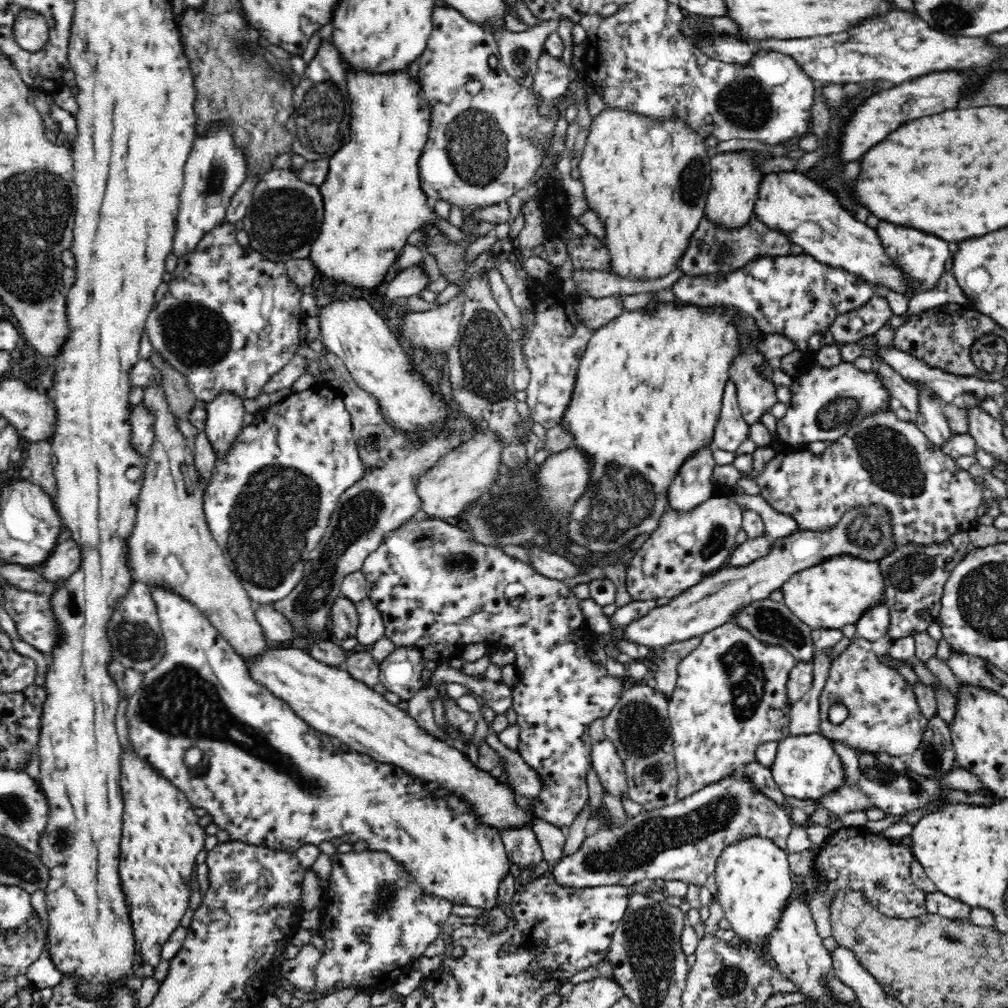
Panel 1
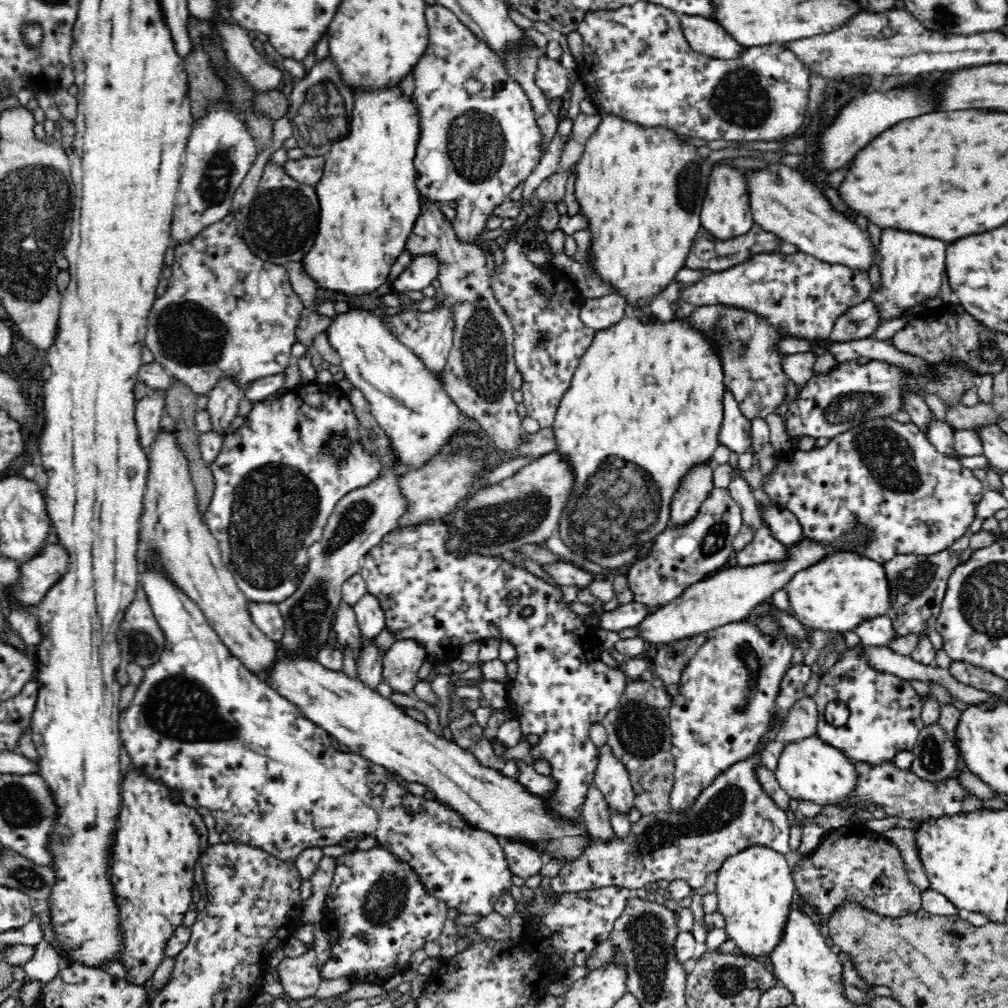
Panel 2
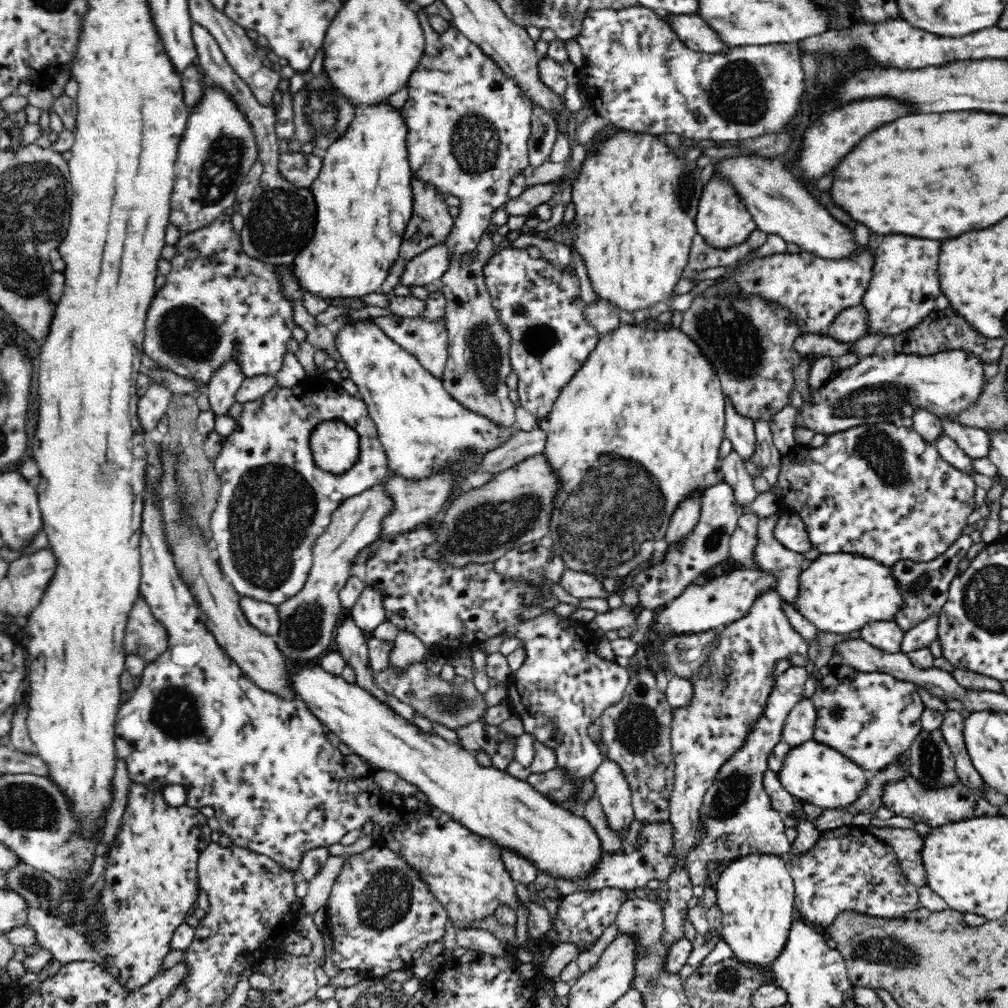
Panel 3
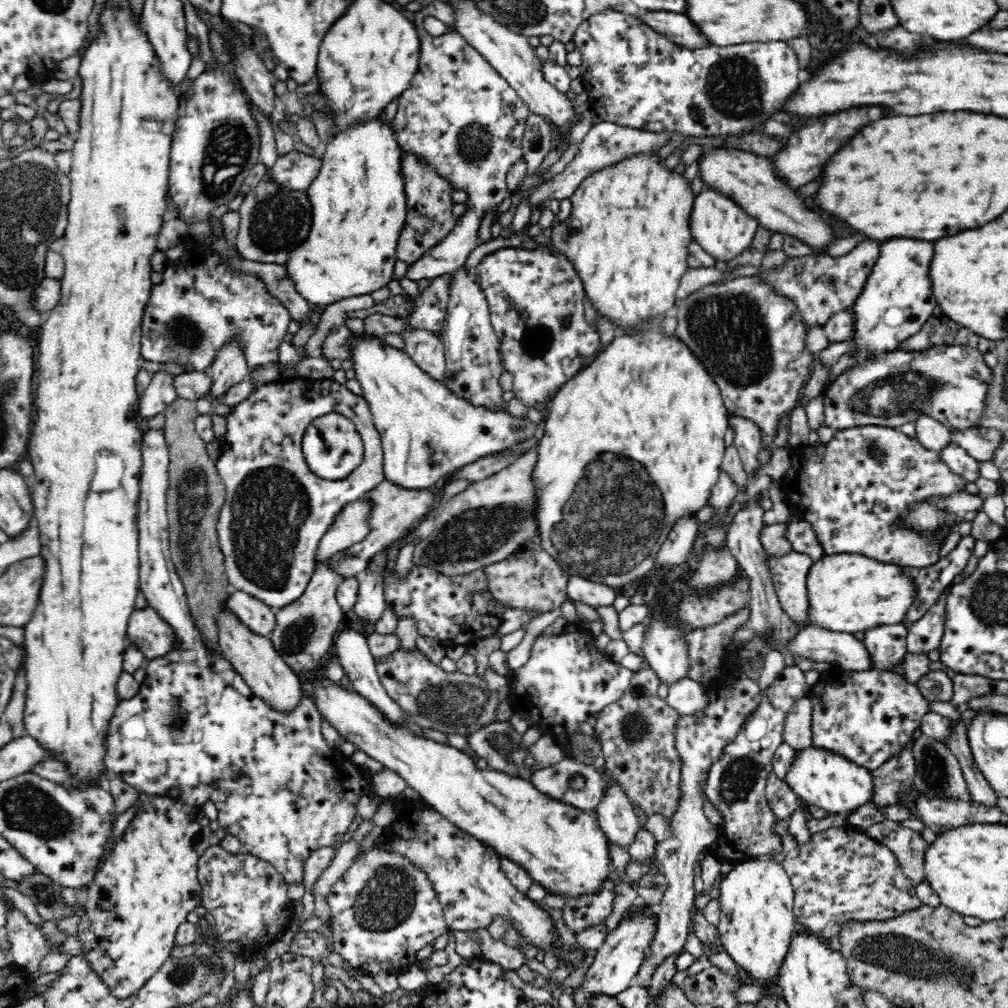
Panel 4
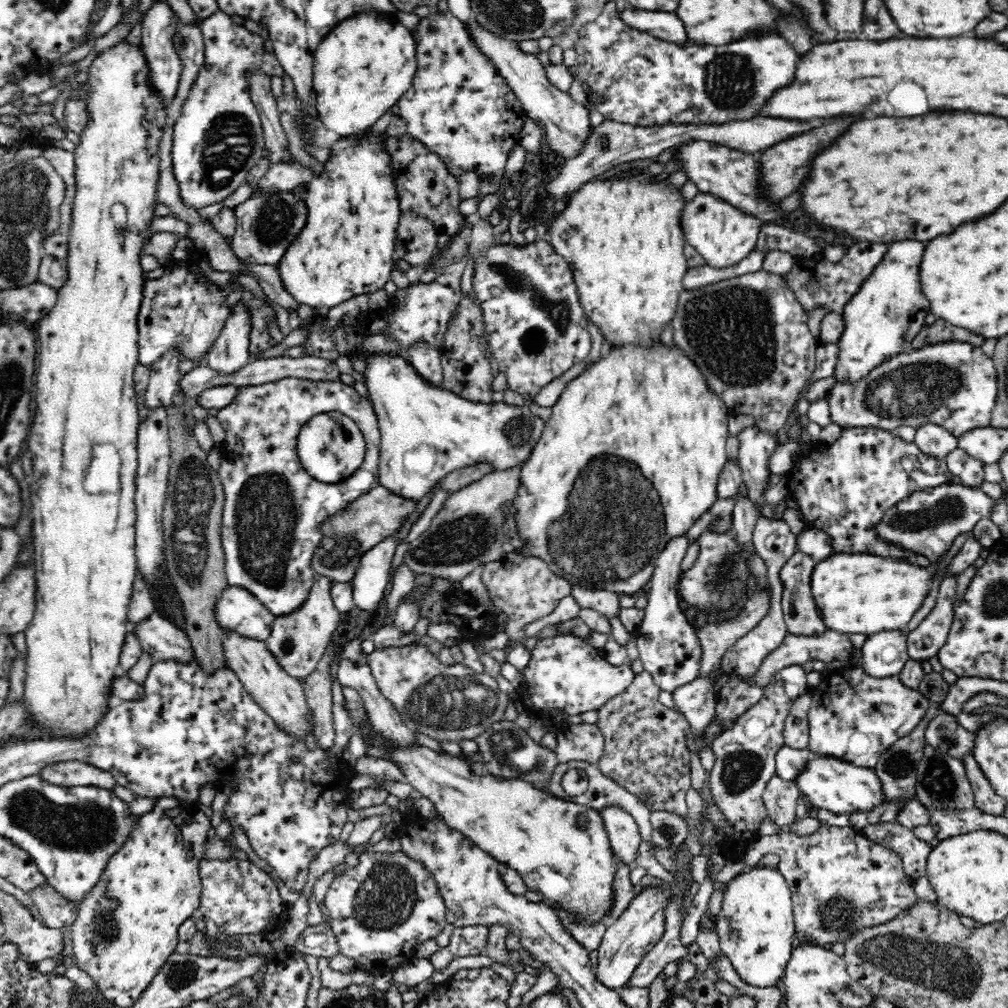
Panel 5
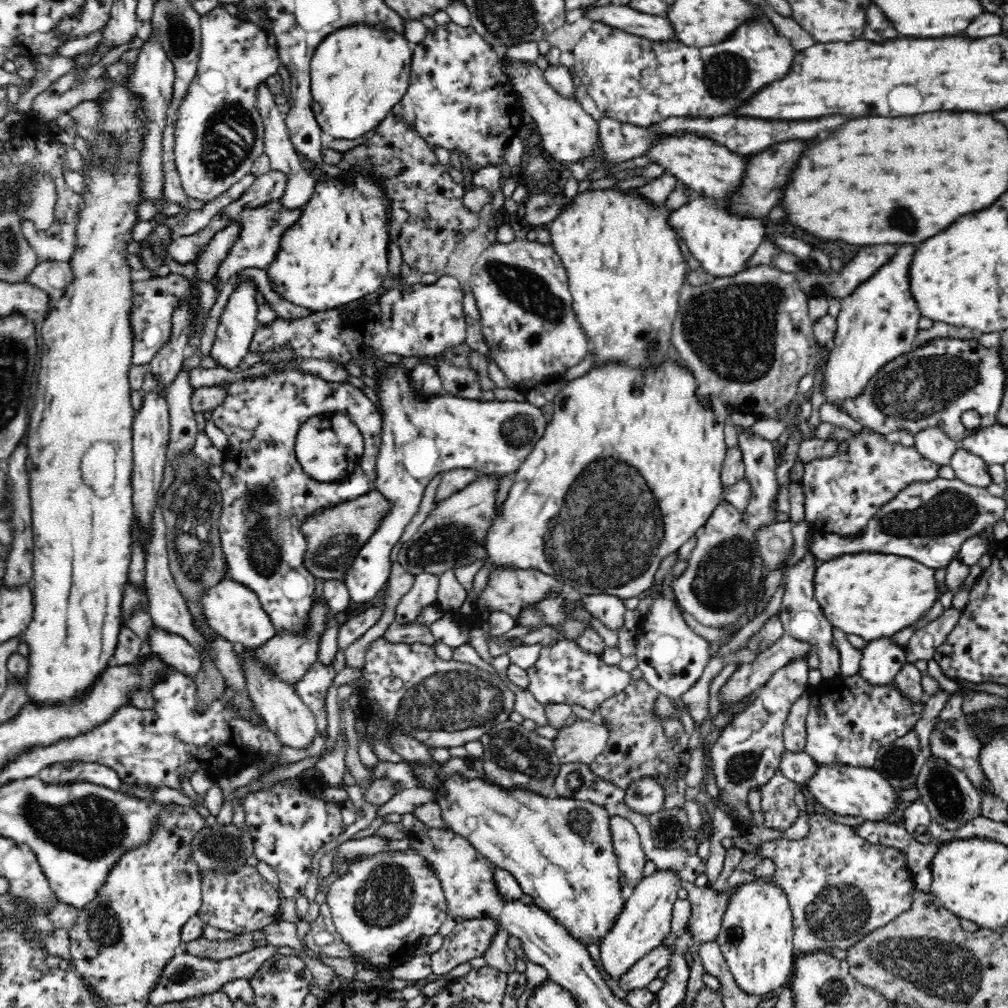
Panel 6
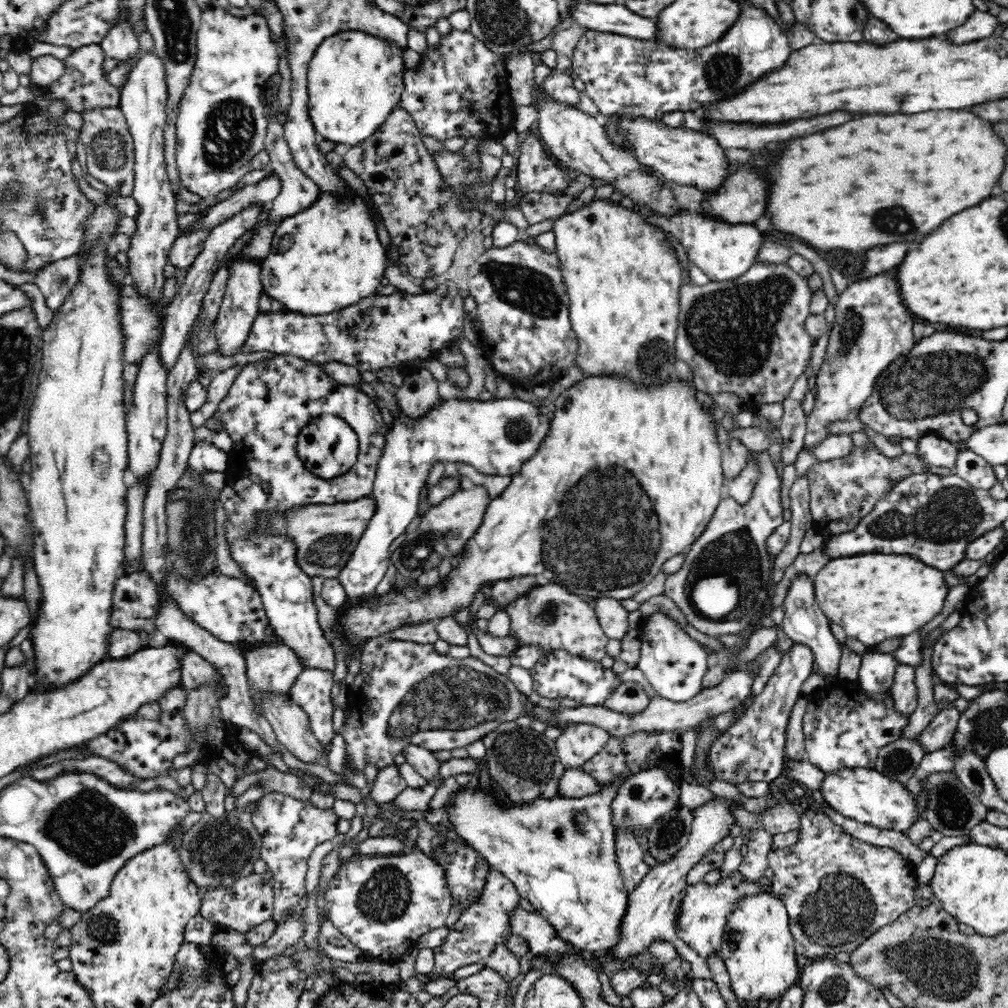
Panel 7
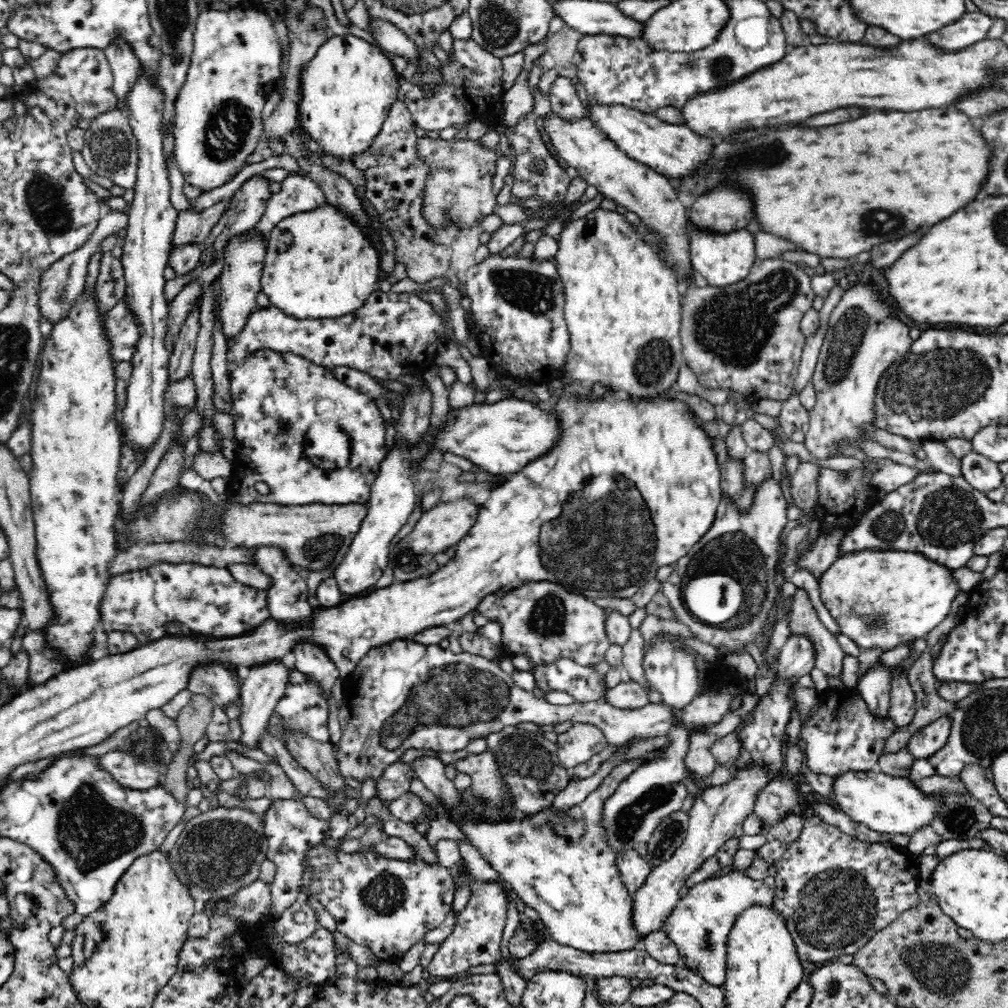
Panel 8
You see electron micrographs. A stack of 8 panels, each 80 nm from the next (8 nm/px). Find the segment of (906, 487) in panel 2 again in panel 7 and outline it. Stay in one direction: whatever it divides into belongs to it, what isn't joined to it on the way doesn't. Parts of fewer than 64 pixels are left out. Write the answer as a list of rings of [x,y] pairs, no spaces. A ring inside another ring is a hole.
[[[855,448],[852,455],[829,461],[821,461],[807,470],[810,485],[810,510],[814,519],[814,525],[826,535],[844,533],[852,530],[866,514],[874,508],[878,499],[884,498],[890,489],[896,484],[896,480],[902,480],[904,476],[922,474],[928,472],[924,467],[924,460],[919,455],[904,453],[896,458],[887,458],[877,448],[860,450]]]

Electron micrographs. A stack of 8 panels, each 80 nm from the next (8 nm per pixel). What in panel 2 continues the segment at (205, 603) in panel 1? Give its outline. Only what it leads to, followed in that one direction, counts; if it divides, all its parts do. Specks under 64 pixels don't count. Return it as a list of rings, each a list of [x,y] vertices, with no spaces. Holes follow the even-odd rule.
[[[160,429],[160,440],[158,442],[154,442],[154,445],[151,447],[152,450],[150,455],[148,456],[149,460],[149,475],[147,476],[147,483],[145,486],[145,493],[143,496],[143,513],[141,516],[141,533],[139,534],[139,549],[137,550],[137,559],[140,562],[139,570],[140,572],[144,570],[144,562],[146,562],[146,552],[148,550],[155,550],[157,552],[157,558],[159,558],[159,564],[163,564],[161,567],[164,570],[167,570],[165,573],[173,580],[174,584],[177,584],[179,588],[183,590],[184,593],[187,594],[188,597],[191,598],[199,607],[200,610],[204,613],[206,617],[206,621],[210,623],[210,627],[214,629],[214,632],[220,637],[220,641],[229,648],[229,652],[240,660],[241,664],[246,665],[246,669],[249,672],[252,672],[259,680],[263,680],[263,682],[267,683],[268,676],[270,676],[270,672],[272,672],[272,668],[274,668],[274,664],[278,662],[279,656],[281,655],[281,651],[279,648],[279,644],[277,642],[272,641],[271,638],[268,638],[256,625],[252,618],[250,618],[250,613],[248,612],[248,604],[249,600],[246,598],[246,595],[238,589],[238,585],[236,585],[236,581],[234,577],[232,577],[232,573],[226,569],[226,565],[222,563],[222,557],[220,556],[220,549],[218,549],[218,541],[212,536],[212,533],[207,528],[207,524],[202,521],[202,515],[198,513],[198,509],[196,509],[196,489],[194,489],[194,483],[192,483],[192,479],[190,479],[190,473],[188,473],[188,459],[186,459],[186,455],[182,453],[182,450],[179,448],[179,444],[176,441],[174,435],[172,435],[171,429]]]

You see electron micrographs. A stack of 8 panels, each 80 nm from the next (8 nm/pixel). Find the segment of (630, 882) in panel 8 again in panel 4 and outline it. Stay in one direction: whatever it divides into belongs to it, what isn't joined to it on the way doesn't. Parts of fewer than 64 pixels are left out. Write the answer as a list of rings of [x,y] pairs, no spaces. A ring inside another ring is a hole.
[[[614,780],[596,806],[596,817],[609,843],[629,850],[638,831],[642,830],[630,799]]]

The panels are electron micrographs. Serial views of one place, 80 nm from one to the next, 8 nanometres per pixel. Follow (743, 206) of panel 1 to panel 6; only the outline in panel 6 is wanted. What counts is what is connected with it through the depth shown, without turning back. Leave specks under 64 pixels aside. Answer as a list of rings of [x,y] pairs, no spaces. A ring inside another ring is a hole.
[[[692,200],[670,212],[666,222],[700,266],[714,278],[734,276],[748,268],[747,260],[766,238],[761,219],[736,217],[724,208],[708,206],[704,200]]]

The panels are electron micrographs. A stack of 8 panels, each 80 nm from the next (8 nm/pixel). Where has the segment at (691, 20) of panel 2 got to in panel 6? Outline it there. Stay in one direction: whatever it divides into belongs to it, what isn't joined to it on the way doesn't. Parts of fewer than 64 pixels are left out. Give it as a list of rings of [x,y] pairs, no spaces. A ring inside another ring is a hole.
[[[628,4],[588,6],[584,8],[582,16],[651,41],[670,41],[674,38],[668,17],[638,12]]]

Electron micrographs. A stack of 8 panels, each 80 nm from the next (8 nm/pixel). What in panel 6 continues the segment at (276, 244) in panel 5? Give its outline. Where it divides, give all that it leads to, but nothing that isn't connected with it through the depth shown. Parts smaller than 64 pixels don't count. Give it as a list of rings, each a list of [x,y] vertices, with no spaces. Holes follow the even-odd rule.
[[[278,199],[274,200],[274,202],[268,202],[264,207],[242,212],[237,218],[237,221],[240,222],[240,227],[242,227],[240,240],[232,246],[228,256],[219,266],[215,274],[217,281],[223,286],[231,276],[245,268],[265,269],[276,258],[276,252],[280,247],[282,236],[290,226],[295,224],[300,215],[302,215],[302,210],[287,210],[281,206]]]

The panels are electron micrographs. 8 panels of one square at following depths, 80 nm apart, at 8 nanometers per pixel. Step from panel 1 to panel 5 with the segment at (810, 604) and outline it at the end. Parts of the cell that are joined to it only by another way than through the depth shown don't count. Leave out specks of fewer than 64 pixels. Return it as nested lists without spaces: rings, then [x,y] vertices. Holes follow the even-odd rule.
[[[840,552],[817,563],[812,571],[811,589],[826,626],[846,634],[870,636],[903,629],[924,604],[937,566],[918,566],[905,558],[864,552]]]

